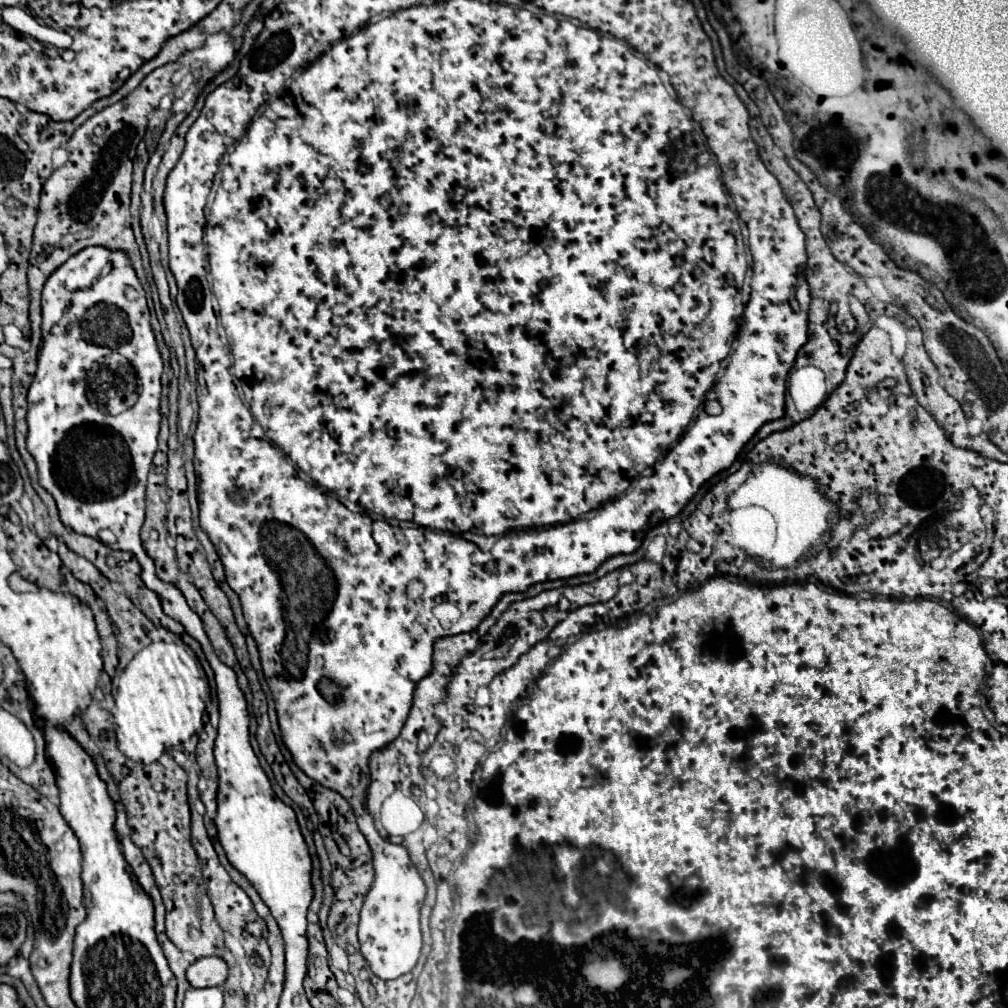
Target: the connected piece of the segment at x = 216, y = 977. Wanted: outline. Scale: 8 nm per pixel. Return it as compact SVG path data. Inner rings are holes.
M198 958L188 970L186 978L194 988L208 988L208 986L222 986L228 978L228 964L218 958Z

